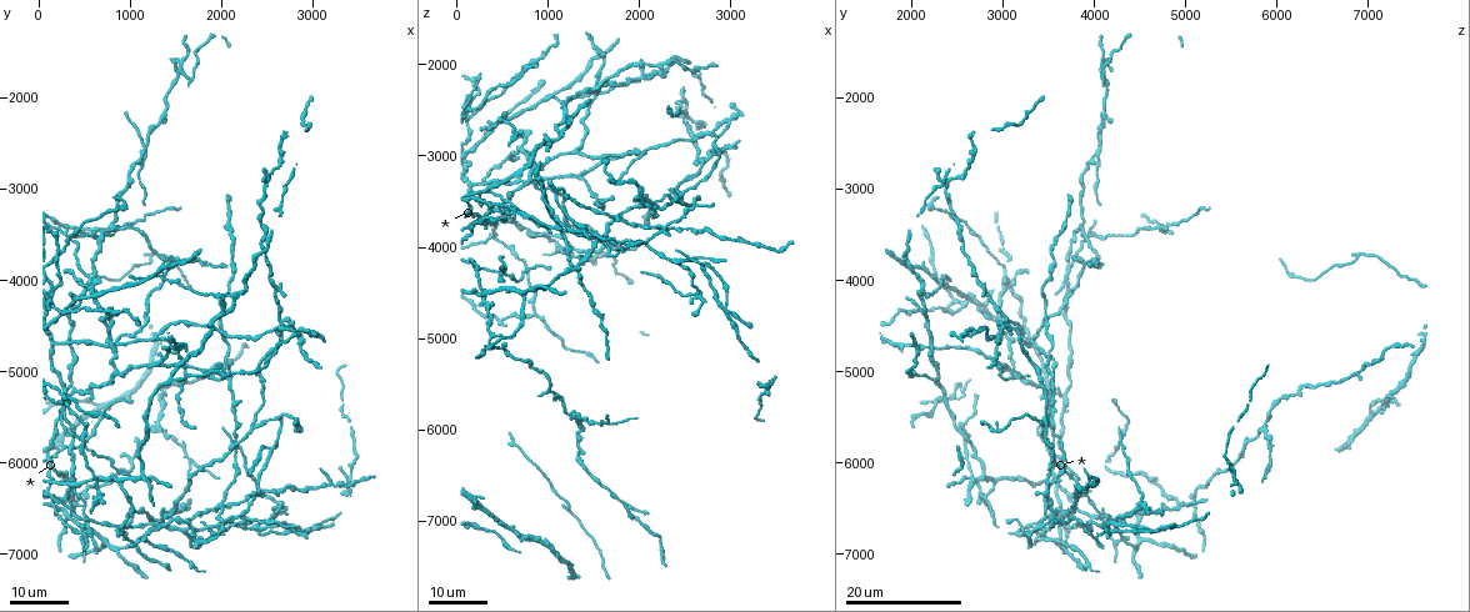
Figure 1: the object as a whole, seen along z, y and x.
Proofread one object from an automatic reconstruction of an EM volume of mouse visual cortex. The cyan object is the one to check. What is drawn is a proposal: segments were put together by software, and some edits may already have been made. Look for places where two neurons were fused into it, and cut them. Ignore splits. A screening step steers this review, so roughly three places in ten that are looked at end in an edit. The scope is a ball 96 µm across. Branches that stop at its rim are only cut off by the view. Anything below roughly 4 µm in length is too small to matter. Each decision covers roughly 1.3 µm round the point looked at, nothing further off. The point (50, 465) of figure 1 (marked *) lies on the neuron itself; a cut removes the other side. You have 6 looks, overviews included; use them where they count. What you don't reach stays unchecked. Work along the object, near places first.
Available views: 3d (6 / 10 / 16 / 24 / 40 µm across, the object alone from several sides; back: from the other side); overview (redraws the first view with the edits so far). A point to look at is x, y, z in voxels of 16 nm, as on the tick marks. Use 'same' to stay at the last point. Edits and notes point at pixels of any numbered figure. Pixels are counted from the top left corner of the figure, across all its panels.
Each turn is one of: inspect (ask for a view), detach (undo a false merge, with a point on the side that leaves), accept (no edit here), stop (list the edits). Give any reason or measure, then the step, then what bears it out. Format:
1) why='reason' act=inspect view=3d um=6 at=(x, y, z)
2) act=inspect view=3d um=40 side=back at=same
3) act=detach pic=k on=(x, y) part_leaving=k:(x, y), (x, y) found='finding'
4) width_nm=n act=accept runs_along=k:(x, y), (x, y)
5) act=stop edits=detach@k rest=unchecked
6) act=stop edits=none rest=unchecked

why='two arms in line, one across' act=inspect view=3d um=16 at=(1300, 4600, 3250)

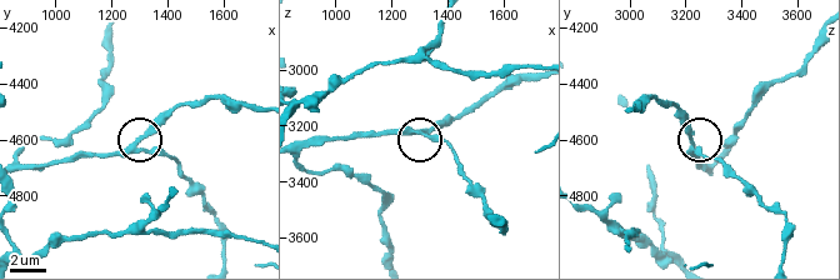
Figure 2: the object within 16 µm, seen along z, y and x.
act=inspect view=3d um=10 at=(1300, 4620, 3220)

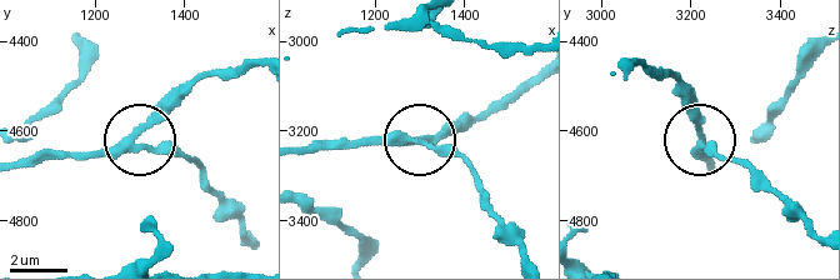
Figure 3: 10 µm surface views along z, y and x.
act=accept runs_along=3:(300, 149), (423, 143), (451, 151), (478, 175) found='one neuron here'

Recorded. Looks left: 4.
why='arms part here' act=inspect view=3d um=24 at=(1200, 2500, 4100)

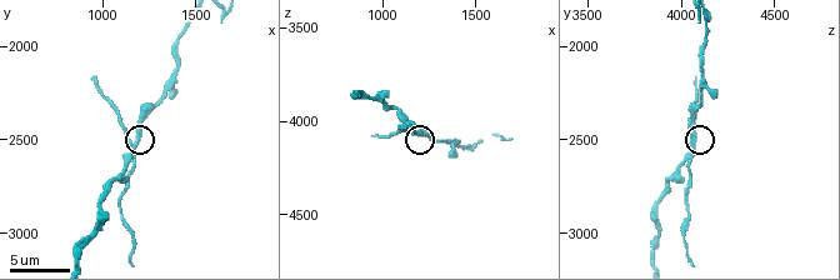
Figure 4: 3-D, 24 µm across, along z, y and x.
act=inspect view=3d um=10 at=(1180, 2520, 4060)

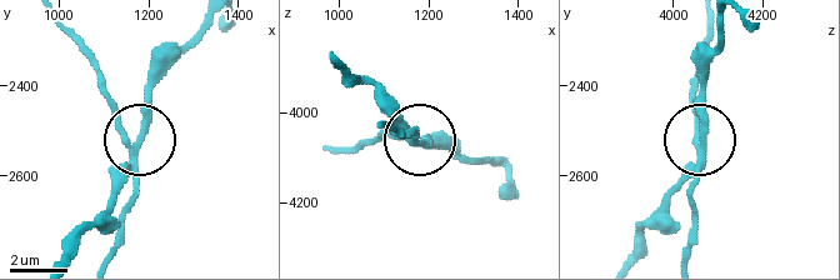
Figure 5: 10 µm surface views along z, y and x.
act=detach pic=5 on=(133, 204) part_leaving=5:(131, 161), (131, 203), (118, 253) found='a second neuron is stuck on'

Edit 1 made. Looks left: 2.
act=stop edits=detach@5 rest=unchecked

